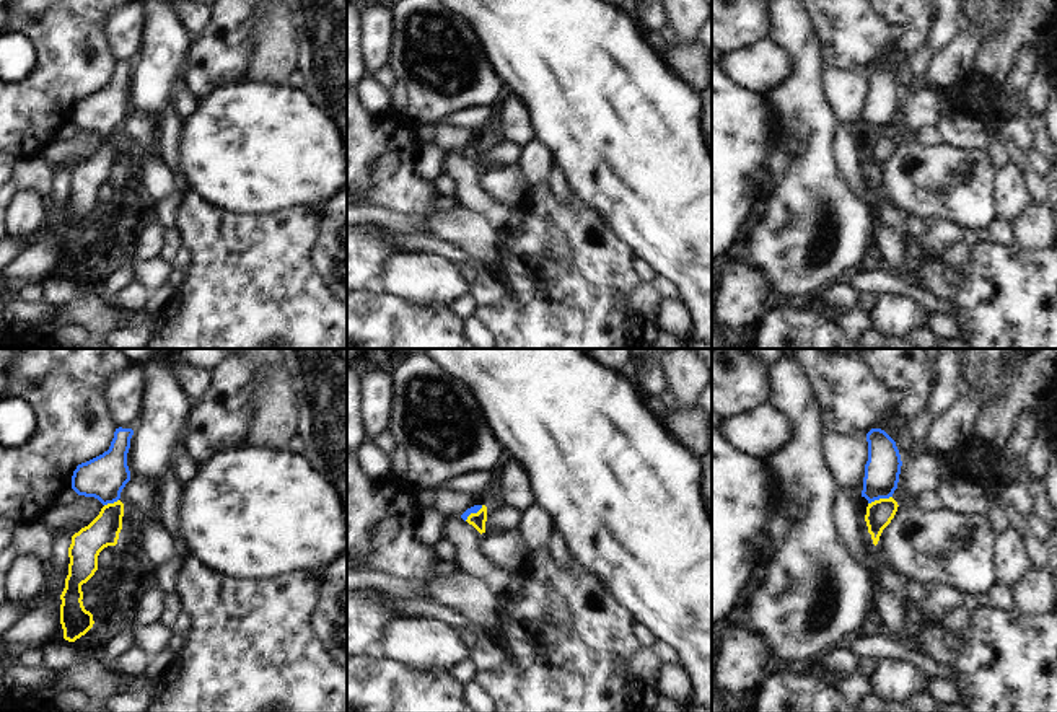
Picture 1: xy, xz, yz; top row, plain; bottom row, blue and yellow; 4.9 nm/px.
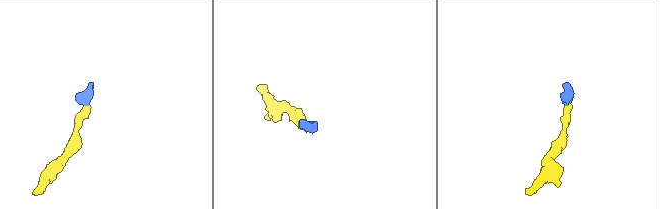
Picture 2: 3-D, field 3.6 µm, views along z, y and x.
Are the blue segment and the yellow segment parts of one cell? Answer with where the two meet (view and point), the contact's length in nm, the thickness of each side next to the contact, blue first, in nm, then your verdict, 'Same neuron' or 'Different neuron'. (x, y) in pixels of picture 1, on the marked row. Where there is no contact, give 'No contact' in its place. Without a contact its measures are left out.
Touches blue at yz (880, 497). Shared border 130 nm. Thickness 180 nm (blue) against 130 nm. Same neuron

